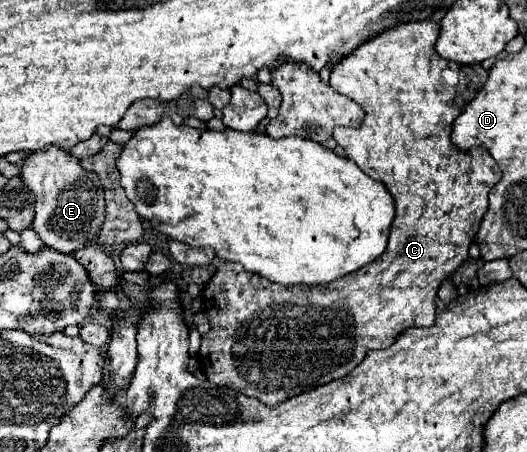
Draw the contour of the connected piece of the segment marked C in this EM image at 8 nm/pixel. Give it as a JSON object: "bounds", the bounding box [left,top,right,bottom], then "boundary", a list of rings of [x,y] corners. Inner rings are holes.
{"bounds":[198,20,500,408],"boundary":[[[426,20],[386,30],[374,40],[362,44],[340,64],[336,64],[330,76],[330,86],[338,94],[346,94],[348,98],[356,100],[366,112],[360,128],[334,128],[334,140],[346,150],[346,156],[354,160],[362,172],[386,184],[388,192],[394,198],[396,216],[384,254],[332,284],[306,288],[282,286],[258,274],[240,270],[240,264],[236,262],[222,262],[210,278],[210,284],[206,284],[202,290],[202,302],[210,320],[210,332],[202,336],[202,346],[198,352],[200,368],[216,386],[228,386],[274,408],[286,398],[344,378],[362,362],[370,350],[388,348],[402,330],[410,326],[434,324],[436,292],[442,280],[452,276],[456,268],[468,258],[468,246],[472,244],[480,220],[488,210],[488,192],[500,180],[500,168],[484,148],[472,148],[468,154],[464,154],[450,142],[454,118],[462,112],[464,104],[468,104],[482,88],[488,72],[480,64],[462,66],[440,58],[434,50],[438,28],[438,24]],[[446,68],[458,74],[456,86],[446,84],[442,78],[442,72]],[[272,304],[304,306],[288,306],[294,320],[292,332],[286,332],[282,328],[282,320],[274,320],[274,316],[282,312],[282,306]],[[328,308],[342,308],[346,316],[332,320],[334,312]]]}

